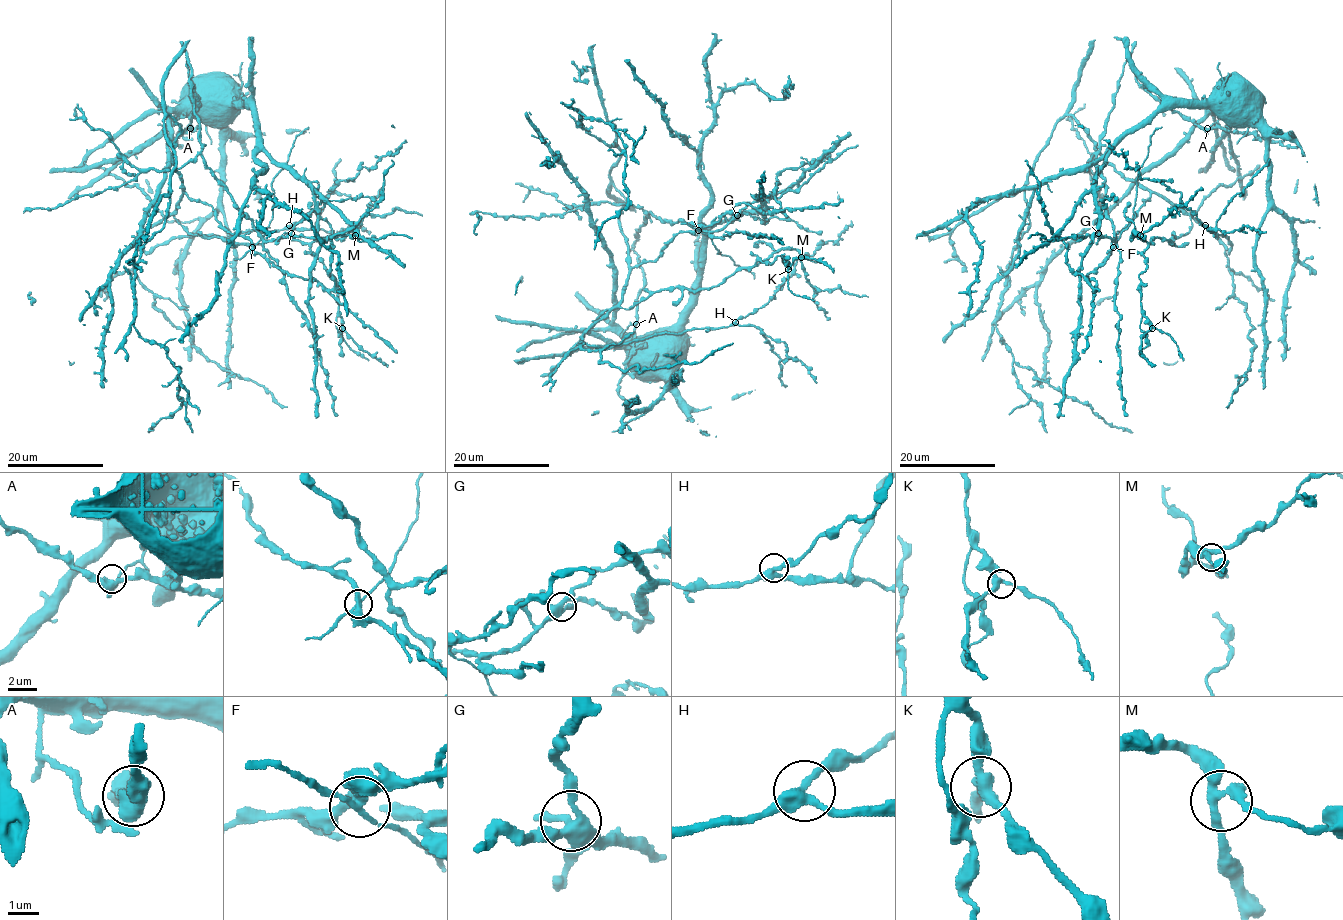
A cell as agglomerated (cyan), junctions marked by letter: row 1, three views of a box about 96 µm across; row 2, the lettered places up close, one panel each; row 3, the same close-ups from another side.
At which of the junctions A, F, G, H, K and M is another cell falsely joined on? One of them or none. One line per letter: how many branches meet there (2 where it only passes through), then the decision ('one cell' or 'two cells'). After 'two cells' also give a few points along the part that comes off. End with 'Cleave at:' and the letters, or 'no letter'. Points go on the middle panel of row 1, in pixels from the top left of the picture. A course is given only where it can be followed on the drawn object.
A: 4 | one cell
F: 4 | two cells | (698, 230), (711, 239), (717, 254), (727, 255), (737, 266), (751, 273), (753, 279)
G: 4 | one cell
H: 3 | one cell
K: 3 | one cell
M: 3 | one cell
Cleave at: F

